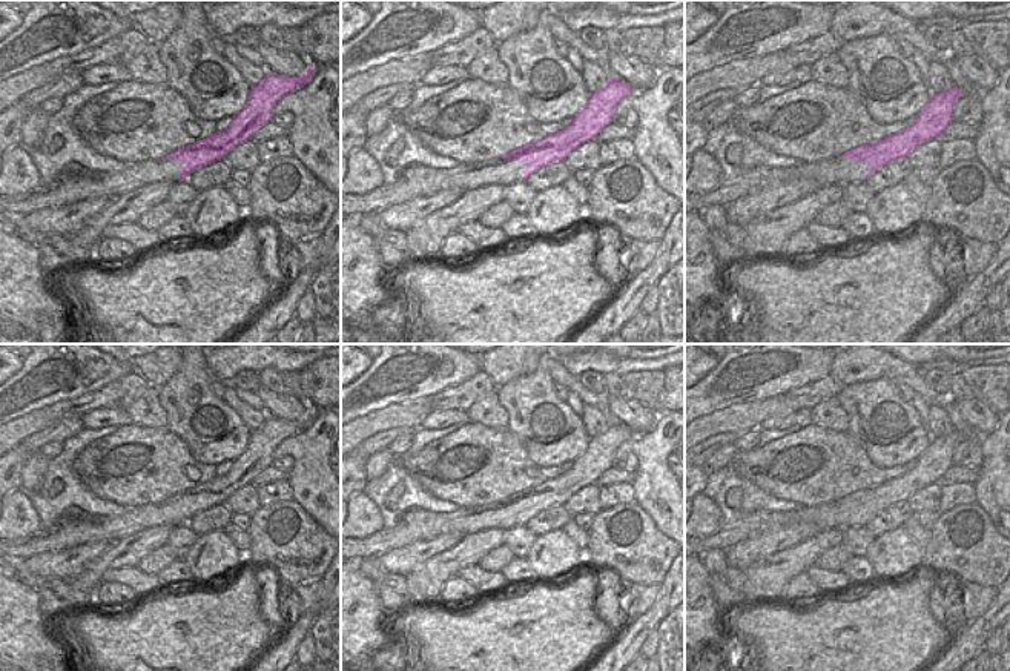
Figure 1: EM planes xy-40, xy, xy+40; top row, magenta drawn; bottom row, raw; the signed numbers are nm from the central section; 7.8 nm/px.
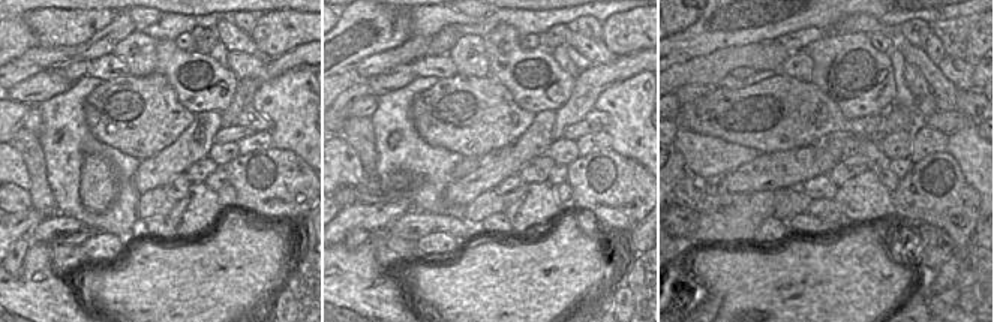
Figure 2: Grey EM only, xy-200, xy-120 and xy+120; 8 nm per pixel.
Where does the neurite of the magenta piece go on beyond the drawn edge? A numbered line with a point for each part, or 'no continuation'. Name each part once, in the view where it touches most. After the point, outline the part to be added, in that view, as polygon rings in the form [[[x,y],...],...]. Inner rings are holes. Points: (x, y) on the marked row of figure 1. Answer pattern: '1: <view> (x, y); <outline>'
1: xy+40 (838, 171); [[[843,155],[818,163],[800,163],[795,167],[751,167],[731,186],[720,186],[708,193],[685,192],[685,213],[703,212],[709,206],[728,206],[735,200],[757,193],[766,187],[777,187],[795,180],[817,180],[821,186],[844,186],[847,183],[866,183],[872,170],[869,163],[850,163]]]

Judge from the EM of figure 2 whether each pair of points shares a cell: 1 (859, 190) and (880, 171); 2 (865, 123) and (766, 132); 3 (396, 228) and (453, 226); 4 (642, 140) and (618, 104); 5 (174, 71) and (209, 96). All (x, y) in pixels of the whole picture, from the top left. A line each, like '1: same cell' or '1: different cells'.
1: different cells
2: same cell
3: same cell
4: same cell
5: same cell

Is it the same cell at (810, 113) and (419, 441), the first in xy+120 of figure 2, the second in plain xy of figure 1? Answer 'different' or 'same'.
different

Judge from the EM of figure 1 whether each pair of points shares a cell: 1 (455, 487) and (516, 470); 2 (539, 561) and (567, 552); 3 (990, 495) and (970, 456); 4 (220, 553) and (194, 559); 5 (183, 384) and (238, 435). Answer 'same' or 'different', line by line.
1: same
2: same
3: different
4: same
5: same

